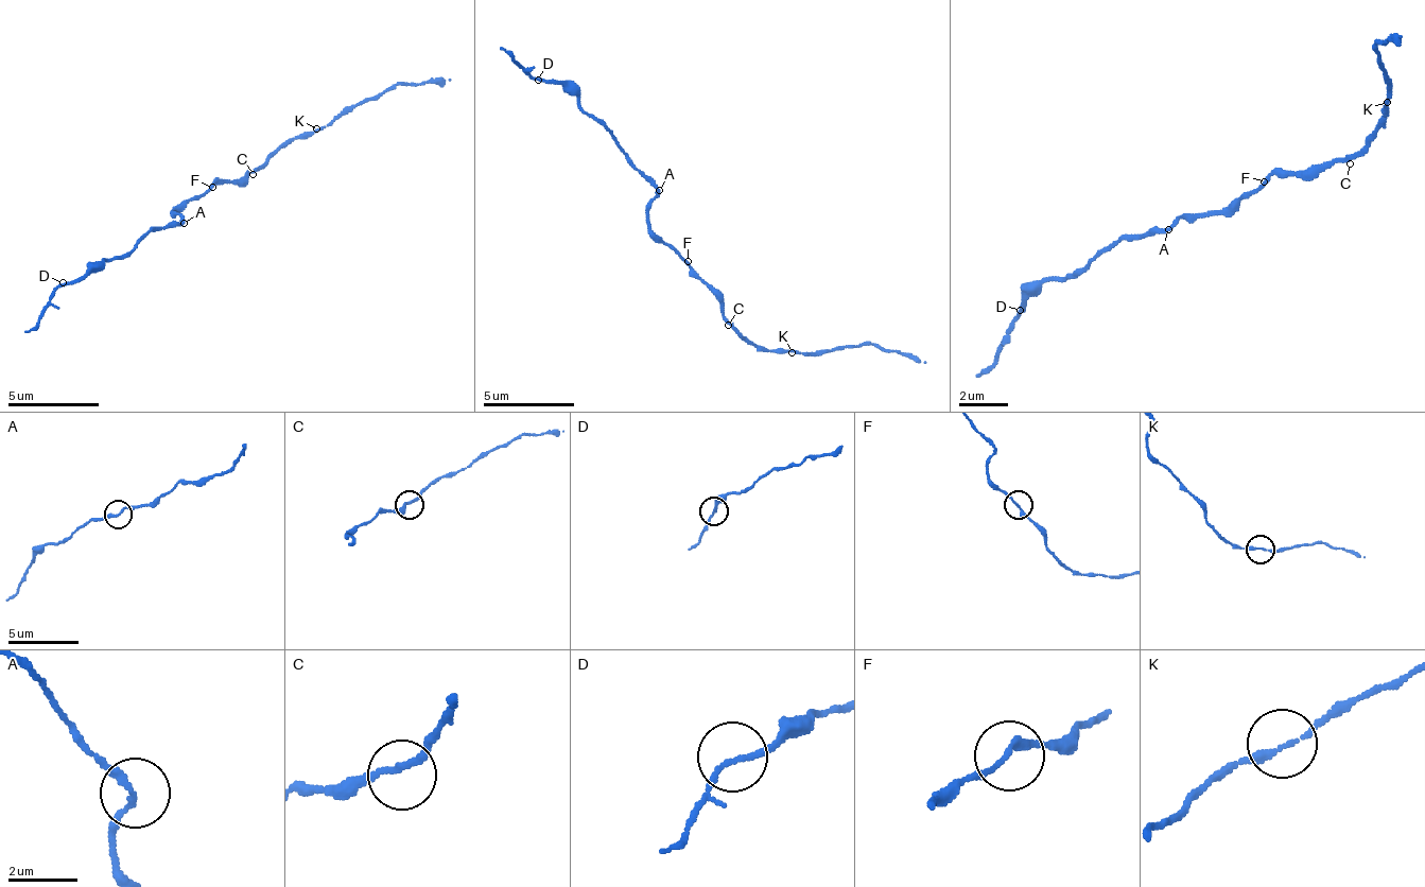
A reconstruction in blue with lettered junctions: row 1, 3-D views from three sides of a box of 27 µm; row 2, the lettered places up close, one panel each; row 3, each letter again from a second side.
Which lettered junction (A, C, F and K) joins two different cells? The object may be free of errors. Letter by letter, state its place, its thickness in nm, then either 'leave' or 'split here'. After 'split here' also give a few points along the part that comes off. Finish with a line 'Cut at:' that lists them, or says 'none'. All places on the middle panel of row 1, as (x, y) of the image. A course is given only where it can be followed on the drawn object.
A: place (659, 190); calibre 180 nm; leave
C: place (728, 325); calibre 160 nm; leave
F: place (688, 261); calibre 190 nm; leave
K: place (792, 352); calibre 180 nm; leave
Cut at: none

